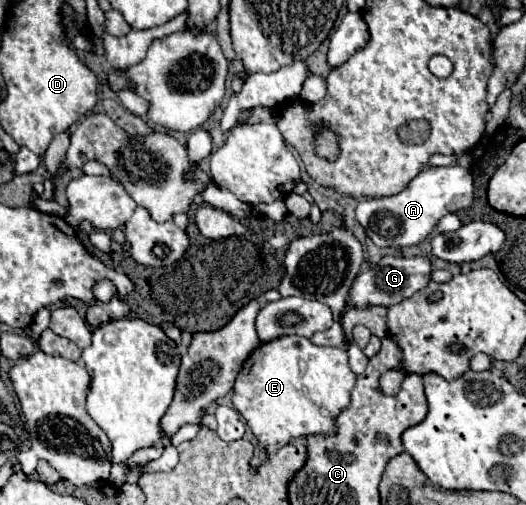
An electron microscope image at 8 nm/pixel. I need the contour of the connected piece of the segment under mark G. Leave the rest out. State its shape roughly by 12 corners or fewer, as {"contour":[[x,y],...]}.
{"contour":[[383,256],[347,304],[393,306],[431,280],[429,258]]}

